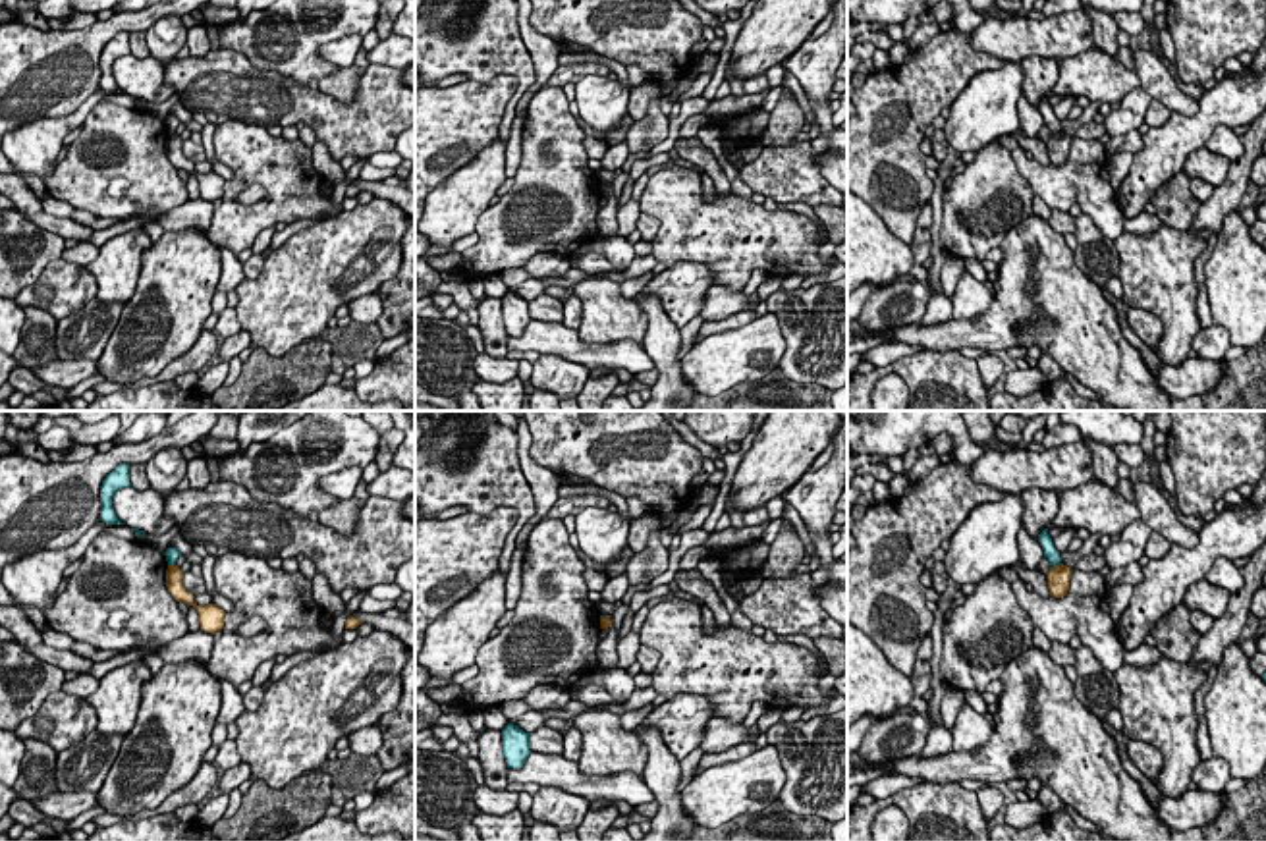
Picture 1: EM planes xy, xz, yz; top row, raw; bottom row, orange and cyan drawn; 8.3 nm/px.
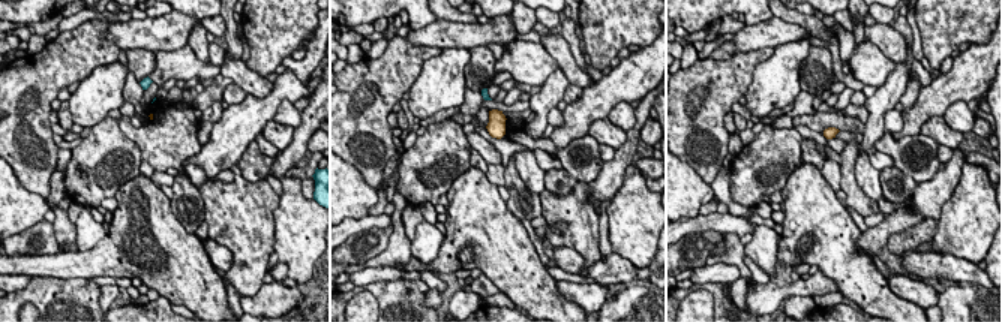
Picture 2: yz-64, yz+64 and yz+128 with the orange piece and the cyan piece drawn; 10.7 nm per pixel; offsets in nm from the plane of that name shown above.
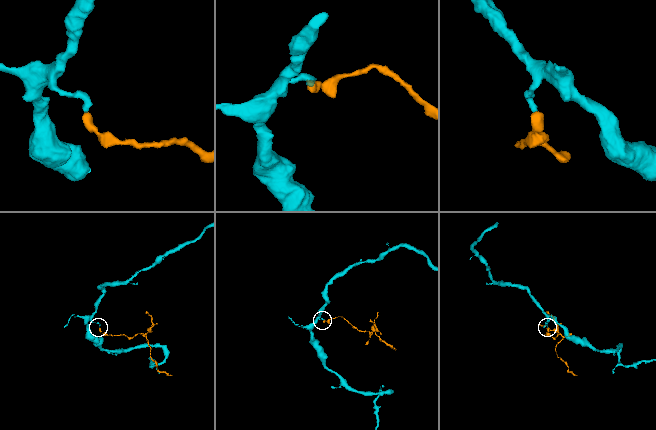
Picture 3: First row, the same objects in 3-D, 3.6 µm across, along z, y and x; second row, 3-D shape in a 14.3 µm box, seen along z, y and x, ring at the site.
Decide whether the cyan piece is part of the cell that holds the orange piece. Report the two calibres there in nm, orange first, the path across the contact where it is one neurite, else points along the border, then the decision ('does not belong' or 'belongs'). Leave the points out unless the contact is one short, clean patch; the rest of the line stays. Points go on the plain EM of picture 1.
190/120 nm | along yz (1060, 130), (1052, 135) | does not belong

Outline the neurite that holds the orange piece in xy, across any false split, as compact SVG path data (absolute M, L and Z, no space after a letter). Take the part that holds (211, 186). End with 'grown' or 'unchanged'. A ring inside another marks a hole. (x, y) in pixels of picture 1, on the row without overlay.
M168 133L166 154L176 170L185 170L197 177L201 199L214 203L224 197L226 179L216 172L197 174L195 164L183 156L183 139L178 133Z; unchanged

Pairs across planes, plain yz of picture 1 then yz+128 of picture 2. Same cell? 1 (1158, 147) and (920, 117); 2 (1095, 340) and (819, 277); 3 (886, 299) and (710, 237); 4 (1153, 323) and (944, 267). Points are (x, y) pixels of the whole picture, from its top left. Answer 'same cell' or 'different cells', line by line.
1: same cell
2: different cells
3: same cell
4: same cell

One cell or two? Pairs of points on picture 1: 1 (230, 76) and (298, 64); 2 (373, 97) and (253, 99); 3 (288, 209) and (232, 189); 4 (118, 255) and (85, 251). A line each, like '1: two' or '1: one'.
1: two
2: one
3: one
4: two

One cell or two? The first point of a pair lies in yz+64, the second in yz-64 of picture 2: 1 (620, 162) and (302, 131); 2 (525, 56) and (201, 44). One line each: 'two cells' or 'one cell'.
1: one cell
2: two cells

